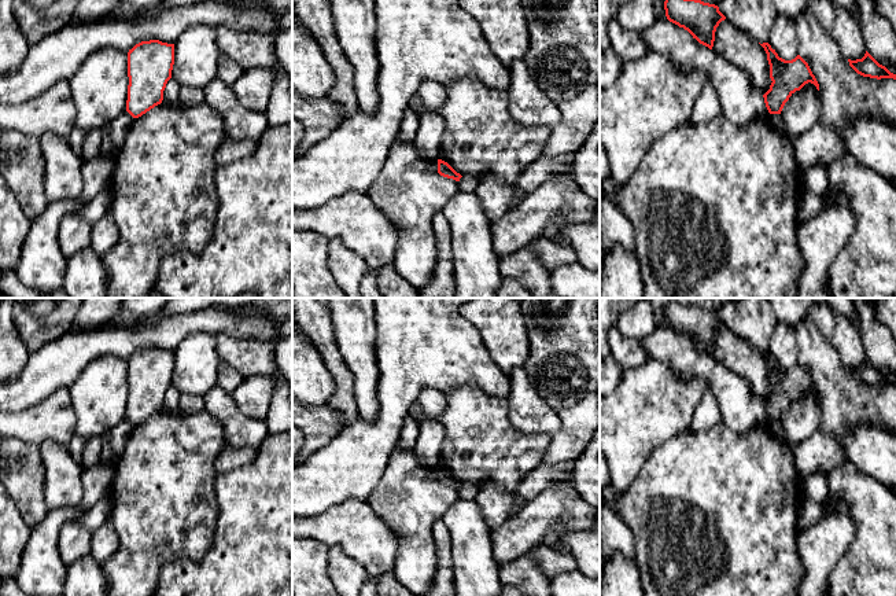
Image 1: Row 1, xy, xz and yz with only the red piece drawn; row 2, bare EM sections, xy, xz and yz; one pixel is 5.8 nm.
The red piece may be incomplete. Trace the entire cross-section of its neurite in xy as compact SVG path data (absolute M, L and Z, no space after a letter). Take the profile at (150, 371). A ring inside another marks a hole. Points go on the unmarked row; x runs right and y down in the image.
M150 347L129 357L126 419L133 426L141 424L162 411L173 372L174 352Z

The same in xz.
M438 467L438 481L443 485L453 486L456 489L460 489L460 486L462 485L447 470L442 467Z

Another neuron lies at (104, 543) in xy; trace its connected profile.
M104 522L92 534L89 556L97 562L103 563L111 558L119 547L119 540L115 530Z

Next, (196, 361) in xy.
M206 332L192 334L174 350L172 386L181 394L203 397L218 385L221 358L215 341L217 336Z

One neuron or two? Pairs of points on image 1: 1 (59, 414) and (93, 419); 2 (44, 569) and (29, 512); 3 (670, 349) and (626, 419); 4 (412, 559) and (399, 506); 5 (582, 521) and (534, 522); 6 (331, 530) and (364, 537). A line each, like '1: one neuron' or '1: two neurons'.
1: two neurons
2: two neurons
3: two neurons
4: one neuron
5: one neuron
6: one neuron

